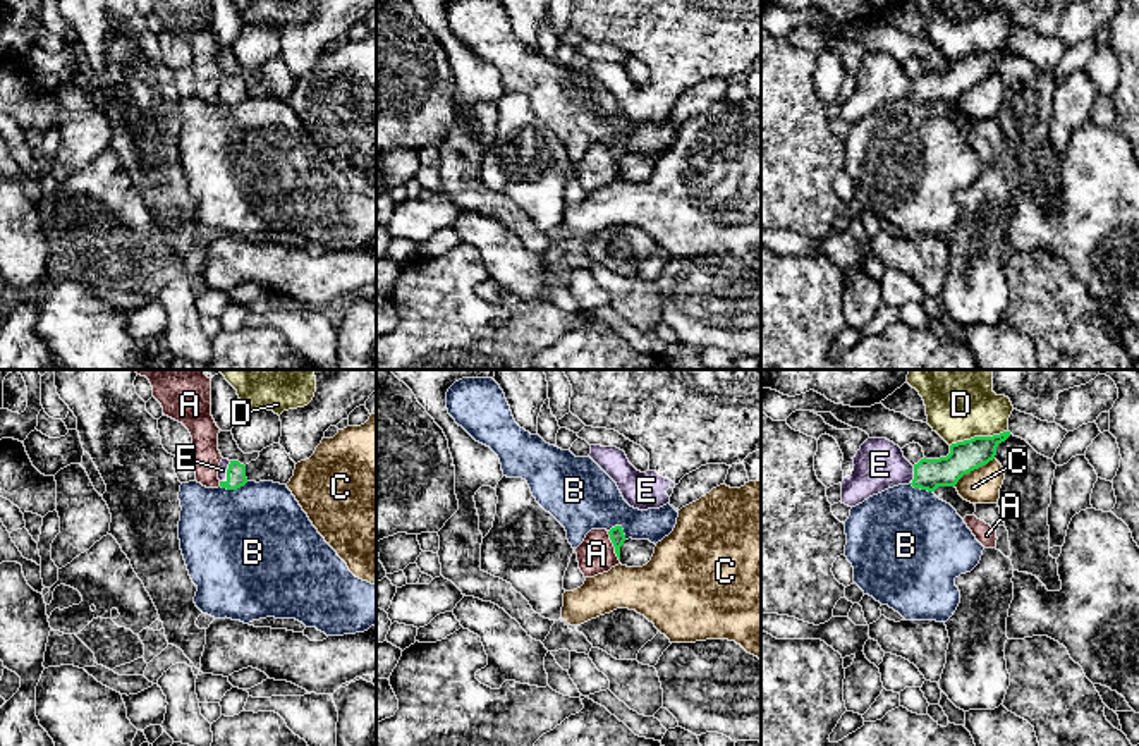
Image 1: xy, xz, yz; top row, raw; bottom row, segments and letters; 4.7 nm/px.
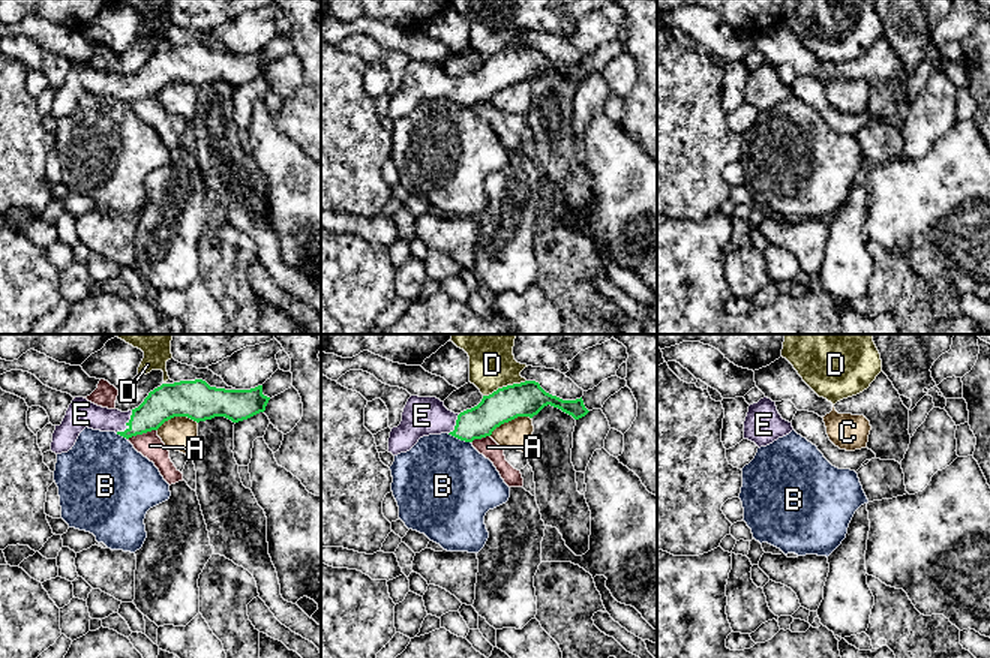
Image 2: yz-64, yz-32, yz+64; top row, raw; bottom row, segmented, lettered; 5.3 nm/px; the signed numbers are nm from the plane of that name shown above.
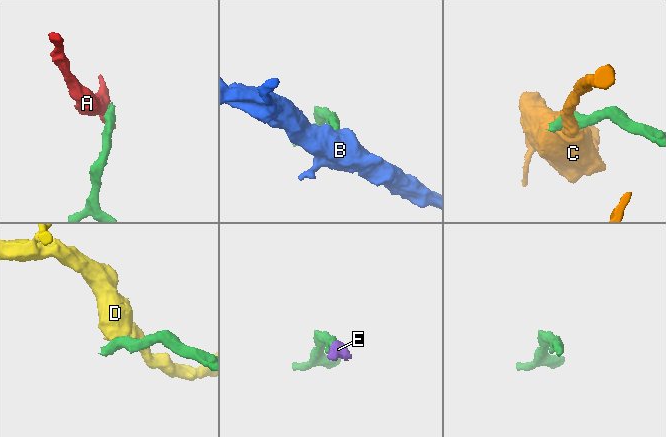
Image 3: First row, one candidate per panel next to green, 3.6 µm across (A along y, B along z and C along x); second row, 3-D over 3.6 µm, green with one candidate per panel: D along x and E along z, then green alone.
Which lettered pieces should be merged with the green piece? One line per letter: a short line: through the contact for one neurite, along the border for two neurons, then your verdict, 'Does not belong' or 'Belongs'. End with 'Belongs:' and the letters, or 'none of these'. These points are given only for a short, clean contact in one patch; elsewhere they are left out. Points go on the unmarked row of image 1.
A: Line: xz (607, 146), (619, 176). Does not belong
B: Line: xy (248, 97), (236, 103), (220, 102). Does not belong
C: Line: yz (993, 73), (968, 86), (954, 100). Does not belong
D: Does not belong
E: Line: xy (236, 90), (227, 88), (222, 85). Belongs
Belongs: E

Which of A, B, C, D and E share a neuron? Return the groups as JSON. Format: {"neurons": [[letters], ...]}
{"neurons": [["A"], ["B"], ["C"], ["D"], ["E"]]}

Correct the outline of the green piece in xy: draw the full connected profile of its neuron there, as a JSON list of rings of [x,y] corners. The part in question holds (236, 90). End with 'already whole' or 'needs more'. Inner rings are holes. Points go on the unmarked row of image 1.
[[[222,74],[218,81],[220,101],[227,105],[237,105],[247,98],[246,81],[239,76]]]; needs more

